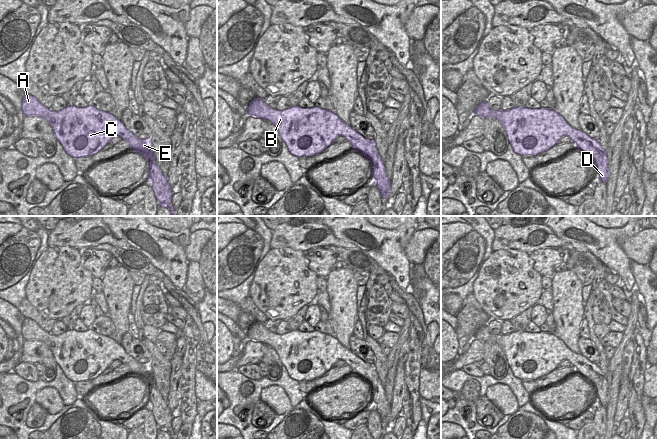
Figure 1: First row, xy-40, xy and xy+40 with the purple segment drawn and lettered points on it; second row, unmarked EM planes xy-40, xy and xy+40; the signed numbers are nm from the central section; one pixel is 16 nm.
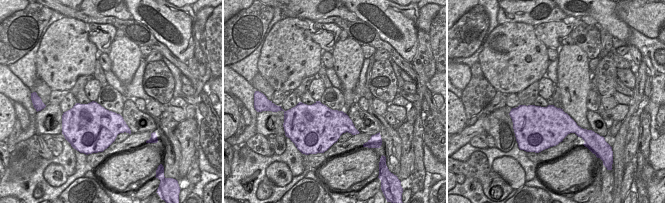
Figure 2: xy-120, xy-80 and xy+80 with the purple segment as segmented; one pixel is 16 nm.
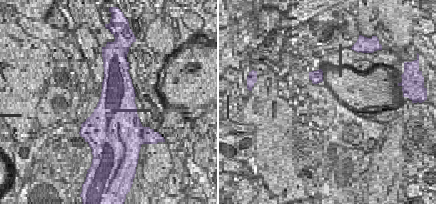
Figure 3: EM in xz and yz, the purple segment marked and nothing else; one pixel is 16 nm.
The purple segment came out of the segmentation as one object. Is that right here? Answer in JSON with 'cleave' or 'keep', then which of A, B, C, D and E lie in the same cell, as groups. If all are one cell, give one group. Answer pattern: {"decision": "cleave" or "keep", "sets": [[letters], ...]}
{"decision": "keep", "sets": [["A", "B", "C", "D", "E"]]}

